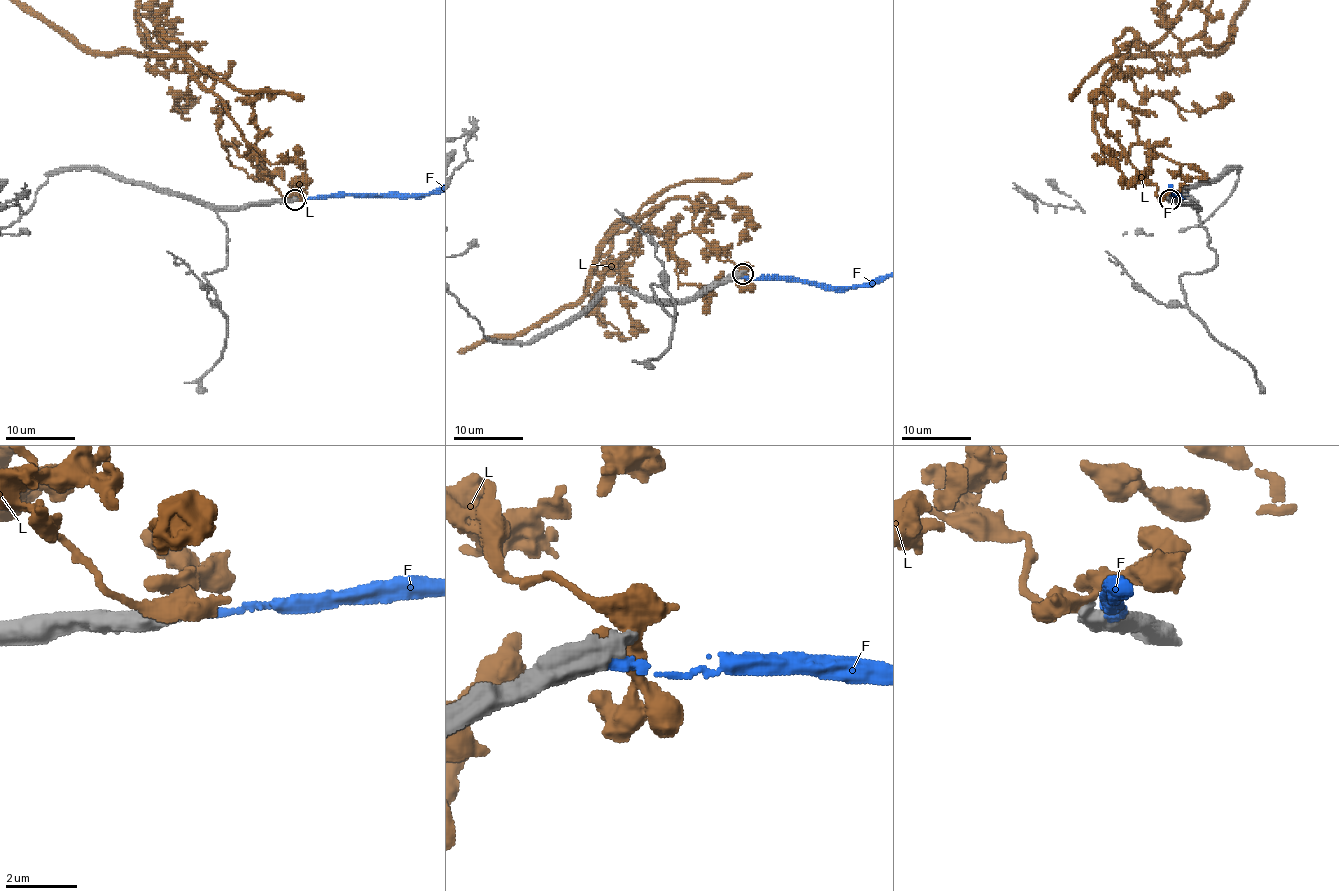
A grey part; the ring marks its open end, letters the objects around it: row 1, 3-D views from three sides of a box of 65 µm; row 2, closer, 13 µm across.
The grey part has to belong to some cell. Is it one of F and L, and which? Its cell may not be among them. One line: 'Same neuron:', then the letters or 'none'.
Same neuron: none

